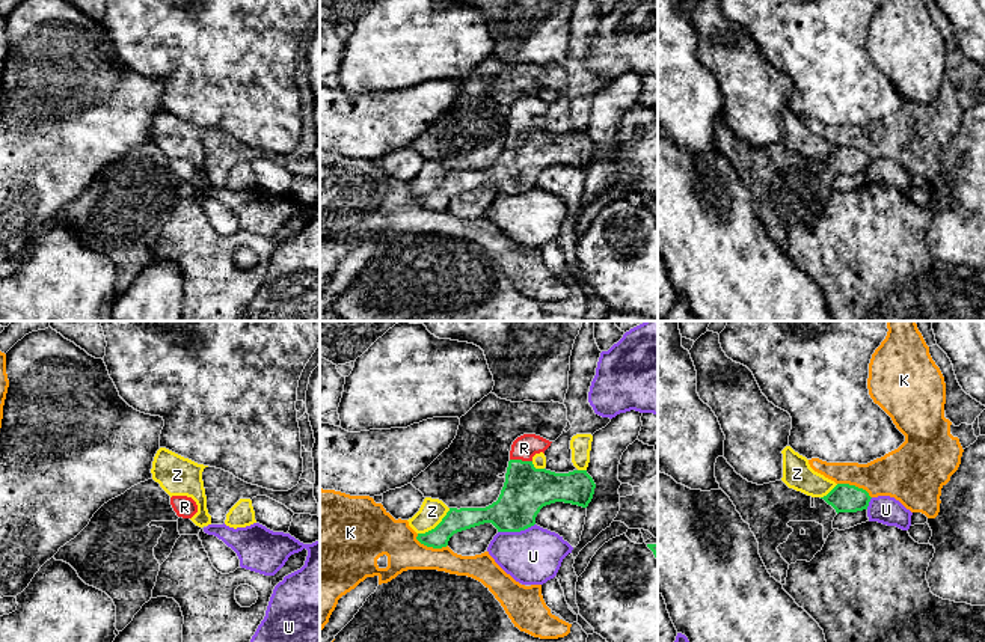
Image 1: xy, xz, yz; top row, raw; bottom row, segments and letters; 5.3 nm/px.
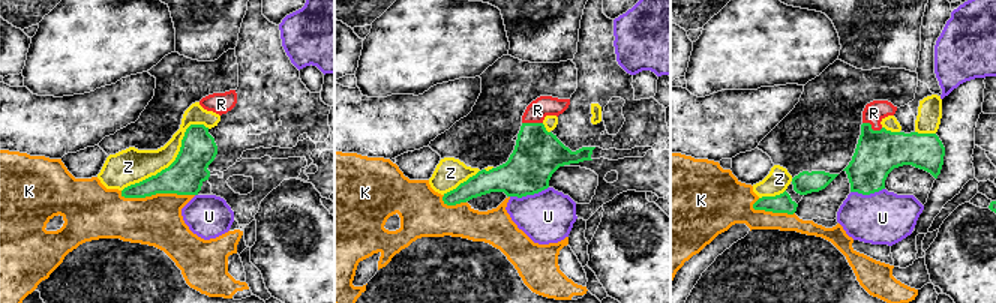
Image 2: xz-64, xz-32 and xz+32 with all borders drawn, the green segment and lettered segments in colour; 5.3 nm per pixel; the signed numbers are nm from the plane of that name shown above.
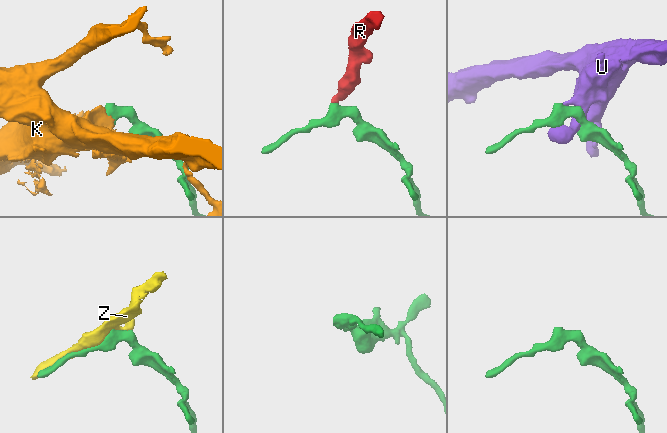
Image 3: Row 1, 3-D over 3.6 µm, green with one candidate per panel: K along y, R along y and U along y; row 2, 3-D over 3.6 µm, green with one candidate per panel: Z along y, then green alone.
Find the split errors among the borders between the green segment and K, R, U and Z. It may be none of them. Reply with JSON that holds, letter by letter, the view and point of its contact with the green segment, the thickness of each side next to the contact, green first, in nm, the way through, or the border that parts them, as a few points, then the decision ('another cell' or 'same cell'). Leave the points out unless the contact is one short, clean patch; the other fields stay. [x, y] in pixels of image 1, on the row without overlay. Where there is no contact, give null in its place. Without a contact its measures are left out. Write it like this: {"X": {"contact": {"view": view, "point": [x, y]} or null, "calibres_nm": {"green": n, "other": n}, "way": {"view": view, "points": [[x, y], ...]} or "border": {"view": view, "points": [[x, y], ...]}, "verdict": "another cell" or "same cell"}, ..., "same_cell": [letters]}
{"K": {"contact": {"view": "xz", "point": [432, 208]}, "calibres_nm": {"green": 130, "other": 200}, "verdict": "another cell"}, "R": {"contact": {"view": "xz", "point": [521, 122]}, "calibres_nm": {"green": 240, "other": 130}, "way": {"view": "xz", "points": [[527, 152], [521, 137], [521, 122], [524, 110]]}, "verdict": "same cell"}, "U": {"contact": {"view": "xz", "point": [516, 193]}, "calibres_nm": {"green": 240, "other": 300}, "verdict": "another cell"}, "Z": {"contact": {"view": "xz", "point": [436, 189]}, "calibres_nm": {"green": 130, "other": 140}, "verdict": "another cell"}, "same_cell": ["R"]}

